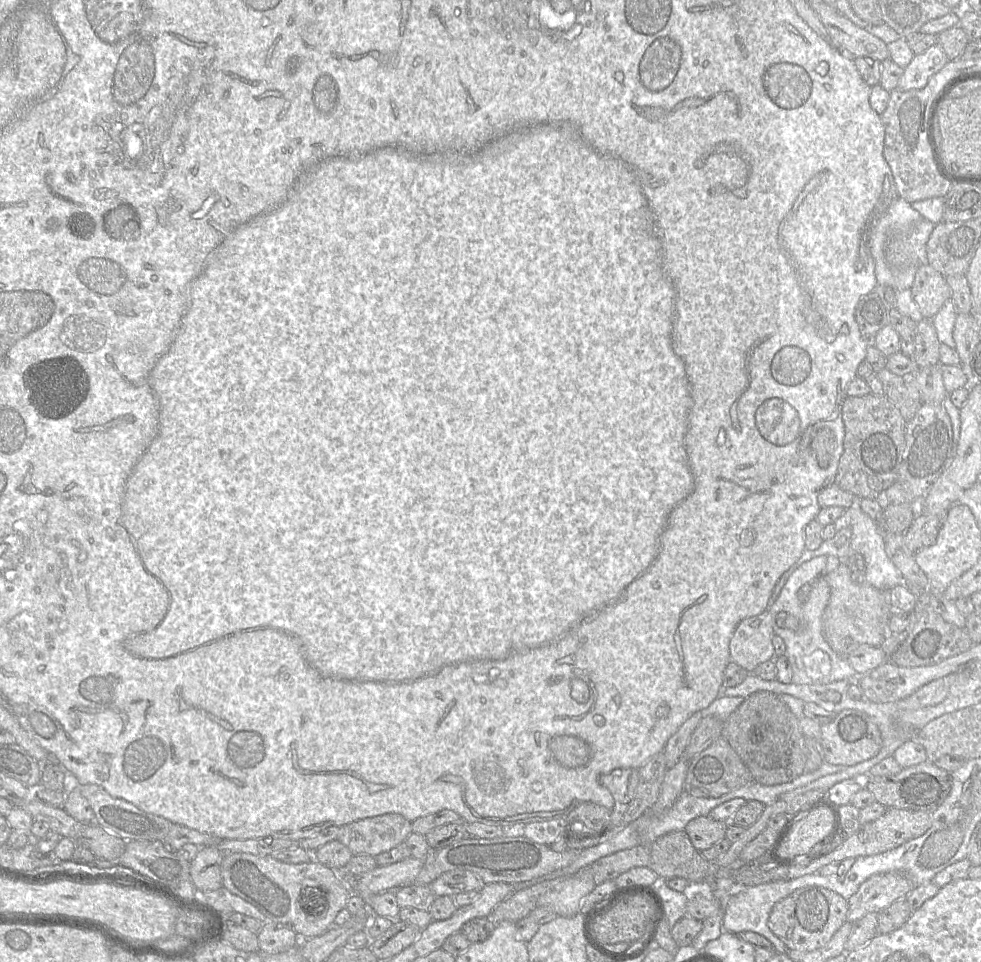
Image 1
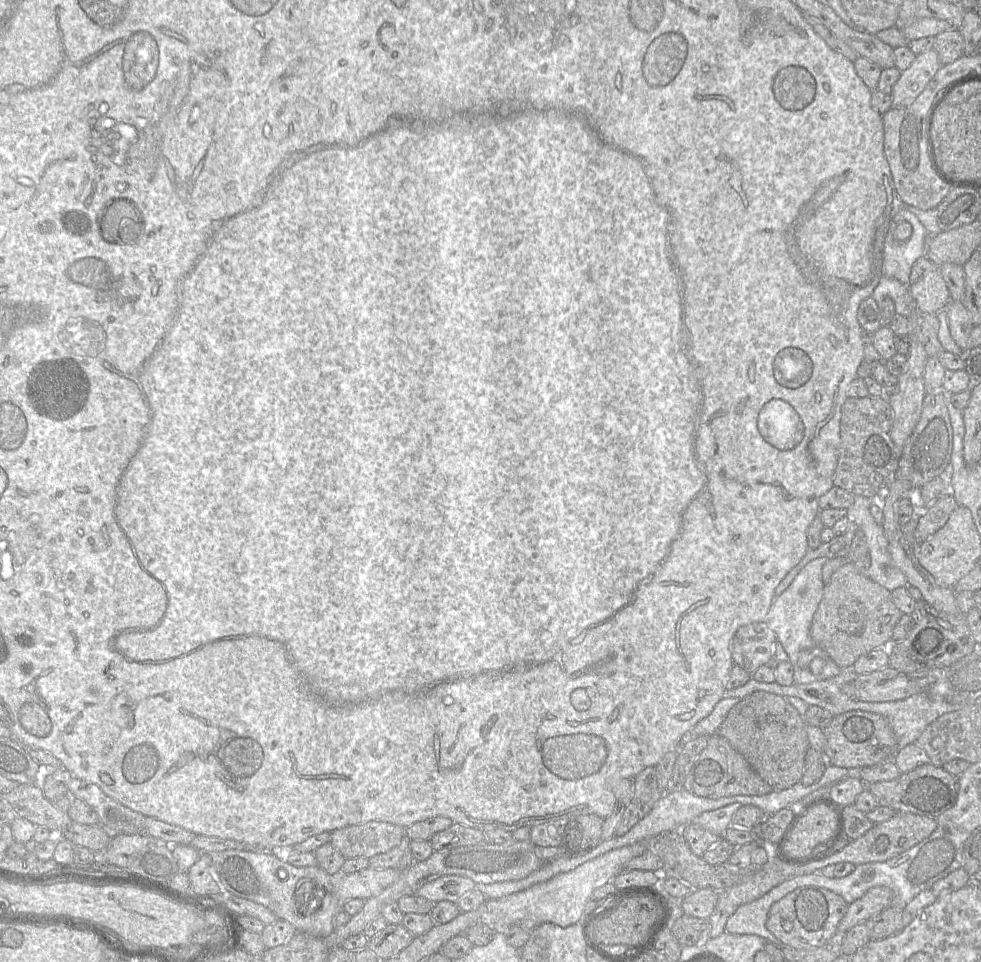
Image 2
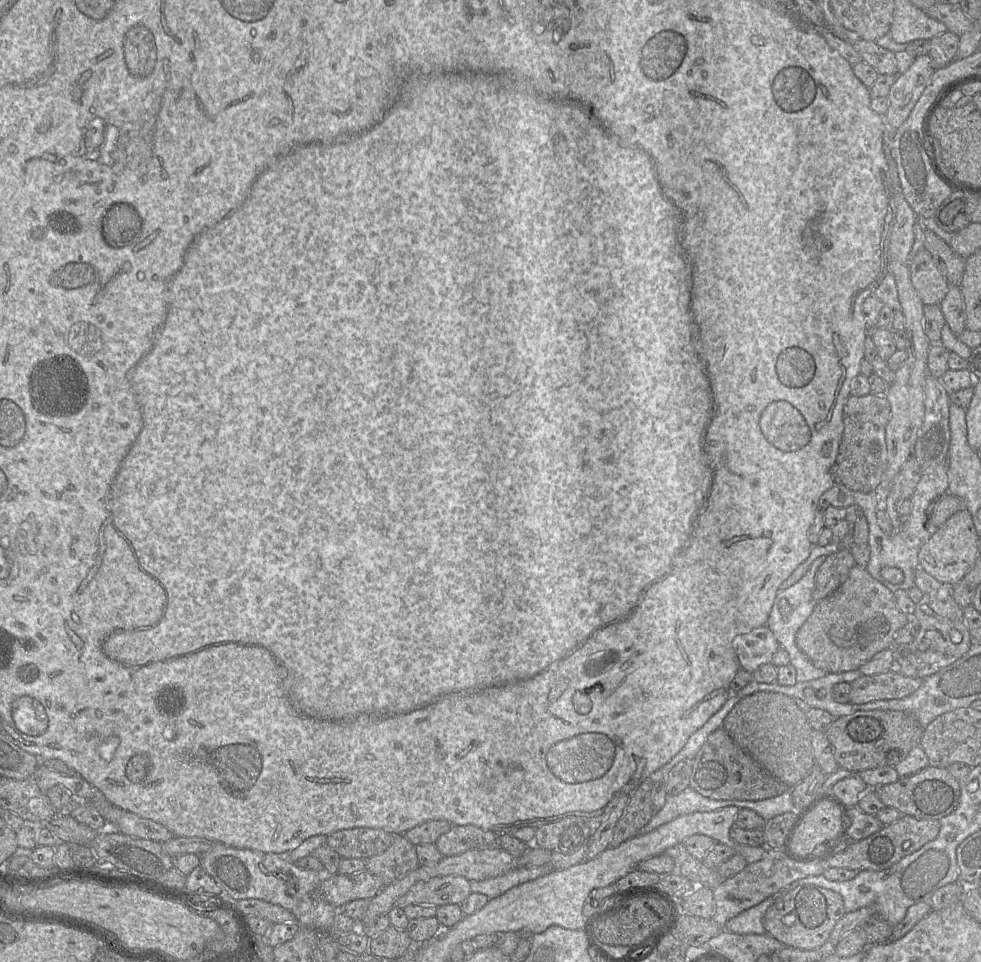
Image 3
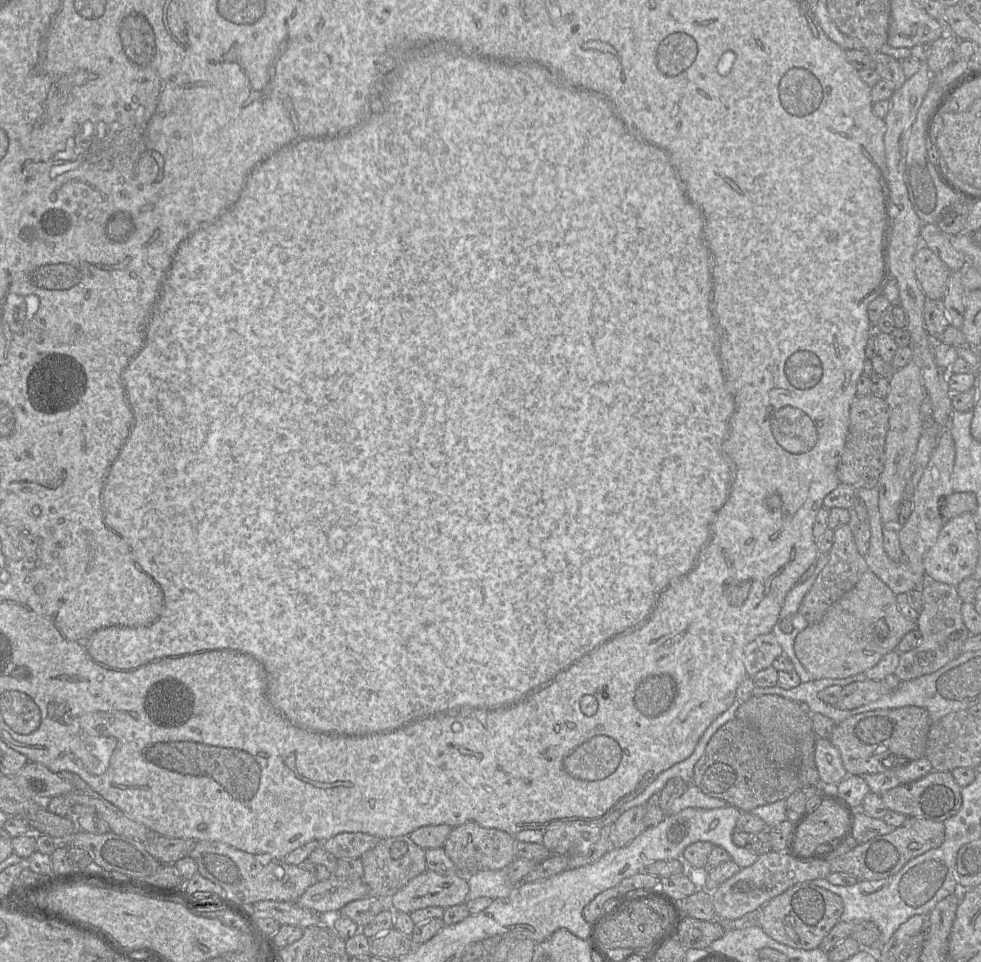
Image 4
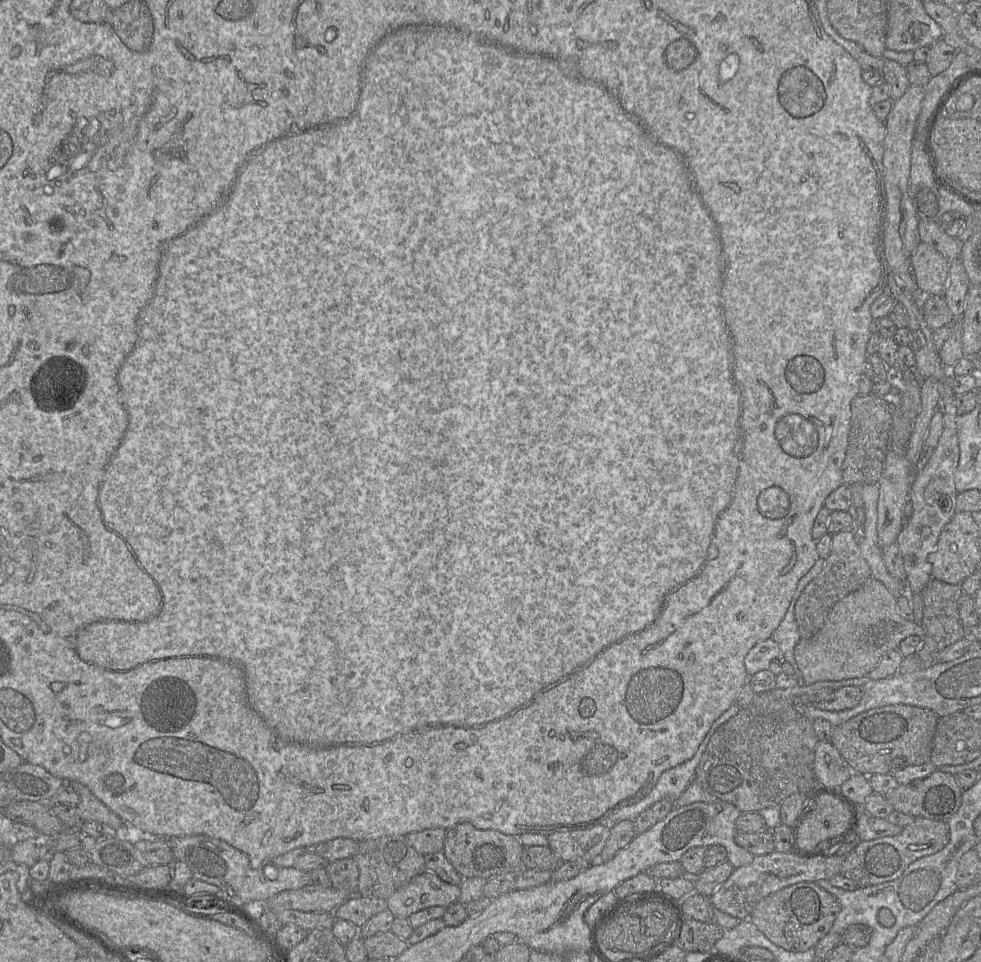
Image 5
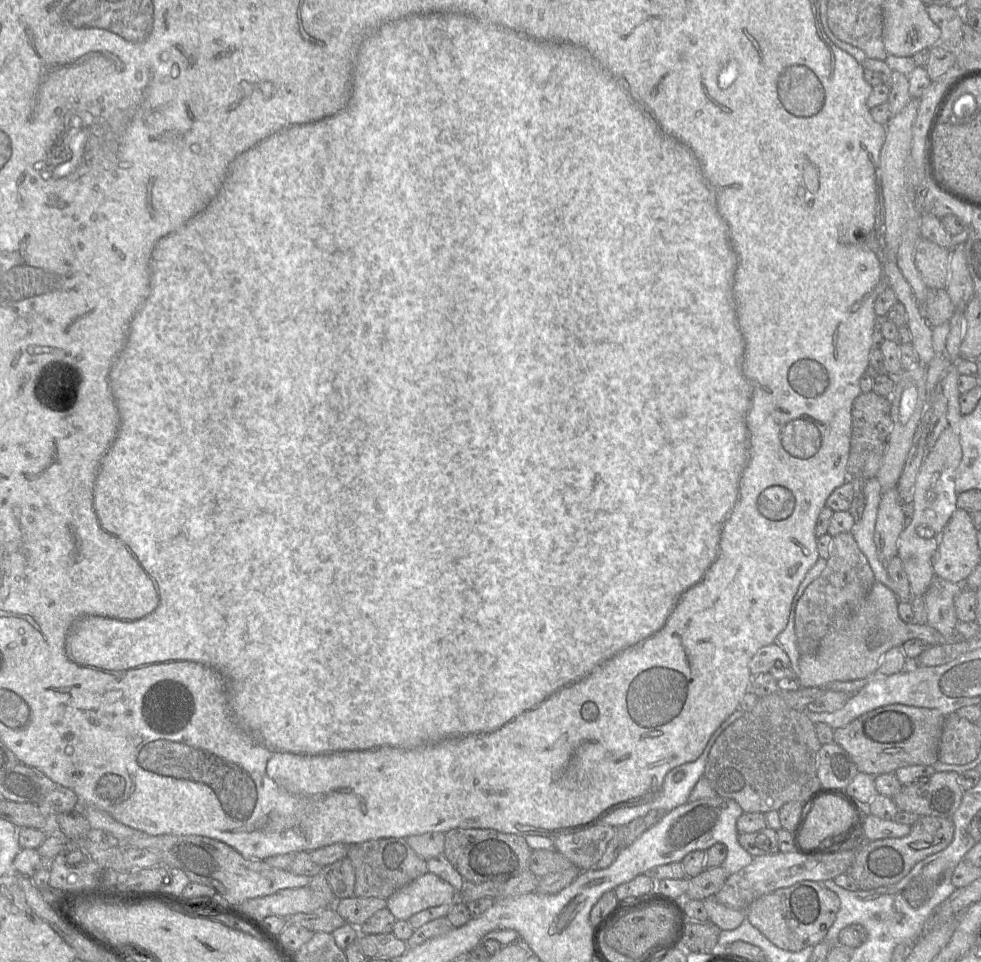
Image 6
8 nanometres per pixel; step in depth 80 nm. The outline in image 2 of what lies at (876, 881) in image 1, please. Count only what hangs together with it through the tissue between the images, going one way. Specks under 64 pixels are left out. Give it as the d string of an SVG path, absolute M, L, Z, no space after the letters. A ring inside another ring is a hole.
M884 886L870 888L862 897L848 905L838 924L838 932L846 933L855 925L866 922L872 916L891 905L892 891Z

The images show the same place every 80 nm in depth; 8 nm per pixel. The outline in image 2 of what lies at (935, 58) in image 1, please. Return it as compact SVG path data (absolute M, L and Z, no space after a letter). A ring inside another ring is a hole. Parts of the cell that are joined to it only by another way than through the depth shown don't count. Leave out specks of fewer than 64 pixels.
M934 49L916 55L915 60L901 72L900 78L893 86L892 107L901 108L911 104L923 92L941 66Z

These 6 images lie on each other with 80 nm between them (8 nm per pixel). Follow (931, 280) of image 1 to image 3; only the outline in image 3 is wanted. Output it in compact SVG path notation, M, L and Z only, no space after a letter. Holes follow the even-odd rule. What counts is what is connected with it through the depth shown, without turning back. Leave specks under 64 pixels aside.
M927 249L920 250L910 263L911 281L924 305L940 304L949 283Z

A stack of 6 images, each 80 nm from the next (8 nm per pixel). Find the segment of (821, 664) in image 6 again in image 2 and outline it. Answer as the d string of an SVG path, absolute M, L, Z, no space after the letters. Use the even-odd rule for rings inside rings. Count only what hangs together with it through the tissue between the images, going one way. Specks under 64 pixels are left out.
M847 561L833 573L824 587L824 595L816 610L810 627L813 642L822 649L841 669L851 669L855 661L878 648L888 648L892 643L892 632L903 613L896 607L891 592L866 575L858 572L850 561Z

